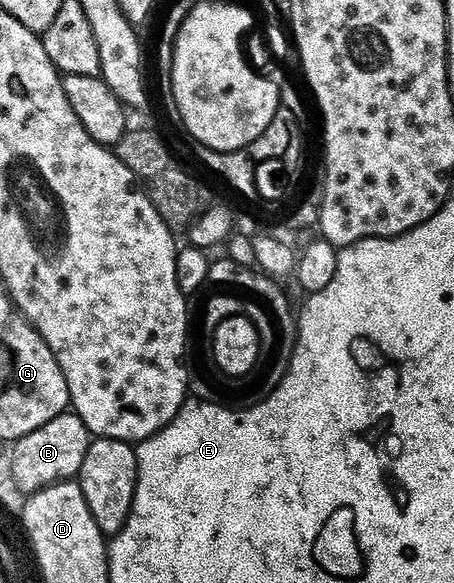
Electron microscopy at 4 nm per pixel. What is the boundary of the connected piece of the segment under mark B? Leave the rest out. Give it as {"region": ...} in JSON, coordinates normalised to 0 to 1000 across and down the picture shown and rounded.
{"region":[[[143,708],[93,729],[93,736],[75,736],[75,743],[44,756],[48,765],[35,791],[37,832],[46,844],[68,846],[121,828],[165,823],[189,791],[189,777],[207,758],[207,748],[189,736],[181,715],[165,708]]]}

